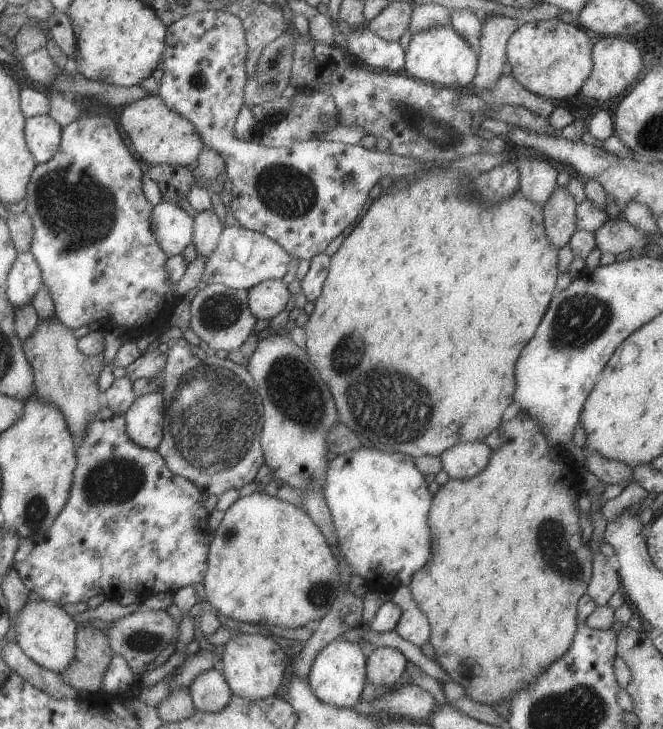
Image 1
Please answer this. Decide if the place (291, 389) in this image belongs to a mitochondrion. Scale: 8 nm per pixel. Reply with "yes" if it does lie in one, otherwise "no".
yes

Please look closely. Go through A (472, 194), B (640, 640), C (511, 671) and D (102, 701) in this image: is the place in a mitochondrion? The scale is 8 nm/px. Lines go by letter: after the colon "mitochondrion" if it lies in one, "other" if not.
A: other
B: other
C: other
D: other

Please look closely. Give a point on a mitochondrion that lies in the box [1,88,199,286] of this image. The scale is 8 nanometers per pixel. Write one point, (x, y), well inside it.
(64, 195)

